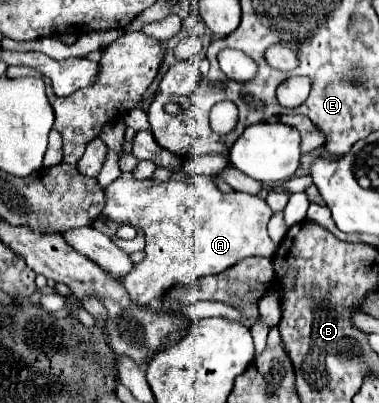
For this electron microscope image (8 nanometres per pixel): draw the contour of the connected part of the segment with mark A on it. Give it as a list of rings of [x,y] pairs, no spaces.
[[[123,172],[105,188],[103,216],[131,224],[145,234],[145,258],[119,278],[129,298],[141,306],[153,304],[173,286],[225,272],[247,256],[273,258],[279,246],[267,234],[271,210],[265,200],[243,192],[223,194],[213,176],[193,174],[185,180],[155,182],[153,178],[137,180],[133,172]]]

